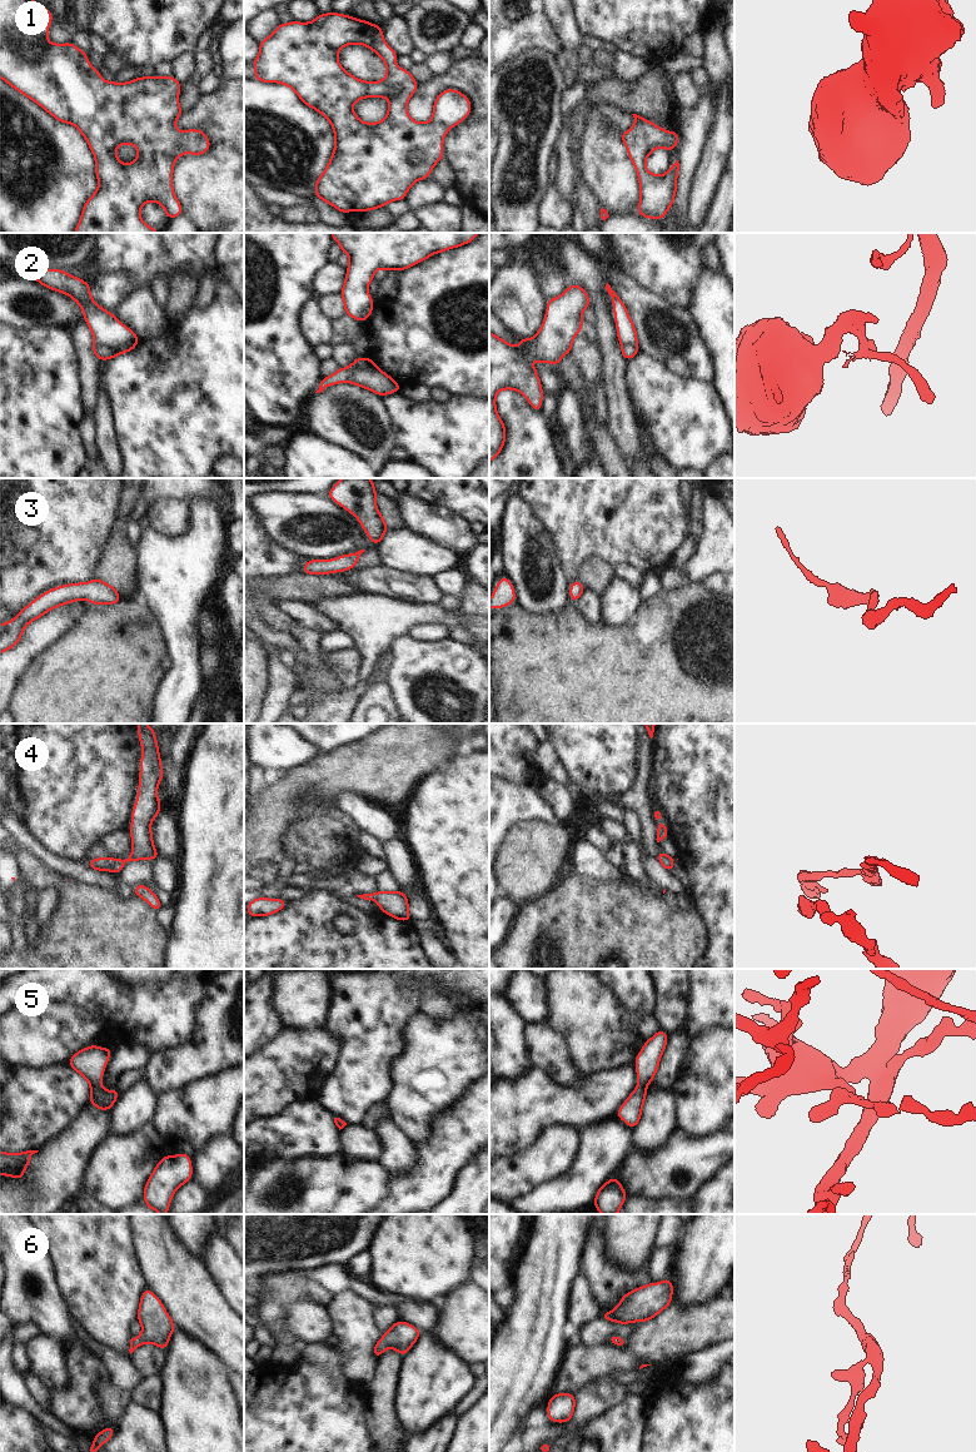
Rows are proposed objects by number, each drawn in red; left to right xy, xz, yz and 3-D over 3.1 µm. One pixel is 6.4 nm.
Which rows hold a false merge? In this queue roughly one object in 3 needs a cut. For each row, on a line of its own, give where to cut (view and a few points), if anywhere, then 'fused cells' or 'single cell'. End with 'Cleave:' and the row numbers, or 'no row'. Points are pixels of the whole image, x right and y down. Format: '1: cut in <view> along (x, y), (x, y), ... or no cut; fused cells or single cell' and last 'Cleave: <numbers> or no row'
1: no cut; single cell
2: cut in xy along (94, 342), (110, 347), (118, 354); fused cells
3: no cut; single cell
4: no cut; single cell
5: no cut; single cell
6: no cut; single cell
Cleave: 2

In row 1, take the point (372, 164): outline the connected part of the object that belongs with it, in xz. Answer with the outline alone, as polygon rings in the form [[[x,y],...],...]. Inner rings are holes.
[[[328,13],[319,14],[312,23],[294,20],[279,24],[265,40],[259,41],[259,46],[260,51],[252,63],[255,69],[253,79],[288,85],[304,104],[332,124],[335,145],[325,170],[317,179],[314,195],[344,215],[350,210],[374,210],[393,200],[404,200],[409,188],[429,178],[434,165],[444,158],[447,131],[472,110],[470,100],[463,93],[445,89],[435,98],[428,123],[413,120],[407,103],[418,89],[418,81],[395,64],[398,54],[383,39],[380,25],[349,15]],[[350,44],[364,45],[382,58],[387,65],[382,81],[359,80],[340,66],[338,51]],[[364,98],[388,99],[388,114],[380,123],[363,123],[354,114],[354,103]]]

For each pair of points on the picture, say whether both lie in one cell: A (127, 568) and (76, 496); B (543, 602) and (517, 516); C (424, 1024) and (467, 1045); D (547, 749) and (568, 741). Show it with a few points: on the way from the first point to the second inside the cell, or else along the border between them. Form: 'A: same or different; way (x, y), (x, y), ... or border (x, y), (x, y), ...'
A: different; border (120, 513), (119, 522), (98, 568)
B: same; way (526, 586), (523, 581), (523, 538)
C: same; way (434, 1034), (446, 1045), (457, 1045)
D: different; border (548, 741), (567, 772)

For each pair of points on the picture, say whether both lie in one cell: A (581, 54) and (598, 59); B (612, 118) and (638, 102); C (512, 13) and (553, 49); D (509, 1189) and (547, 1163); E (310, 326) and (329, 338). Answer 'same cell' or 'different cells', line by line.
A: same cell
B: different cells
C: different cells
D: same cell
E: same cell

